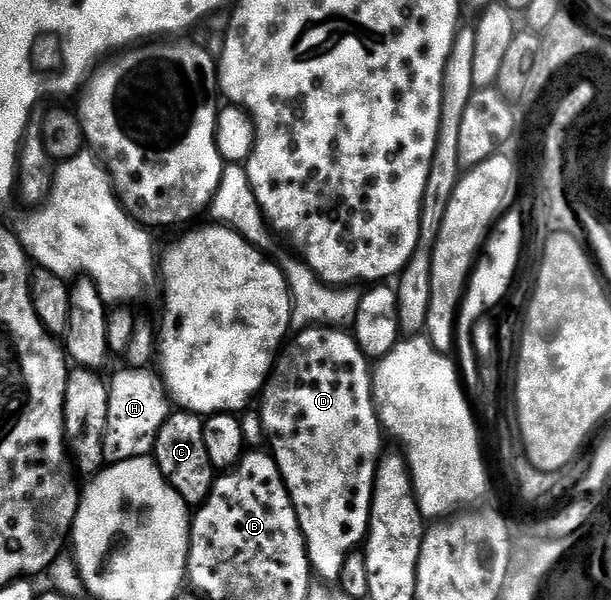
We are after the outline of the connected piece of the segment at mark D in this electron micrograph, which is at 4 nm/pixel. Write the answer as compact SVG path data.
M309 327L295 336L283 346L259 394L260 425L268 436L267 448L296 508L313 574L324 580L321 582L336 583L346 557L359 550L368 536L376 469L380 466L380 448L386 437L372 398L370 361L359 349L353 334L340 327Z

